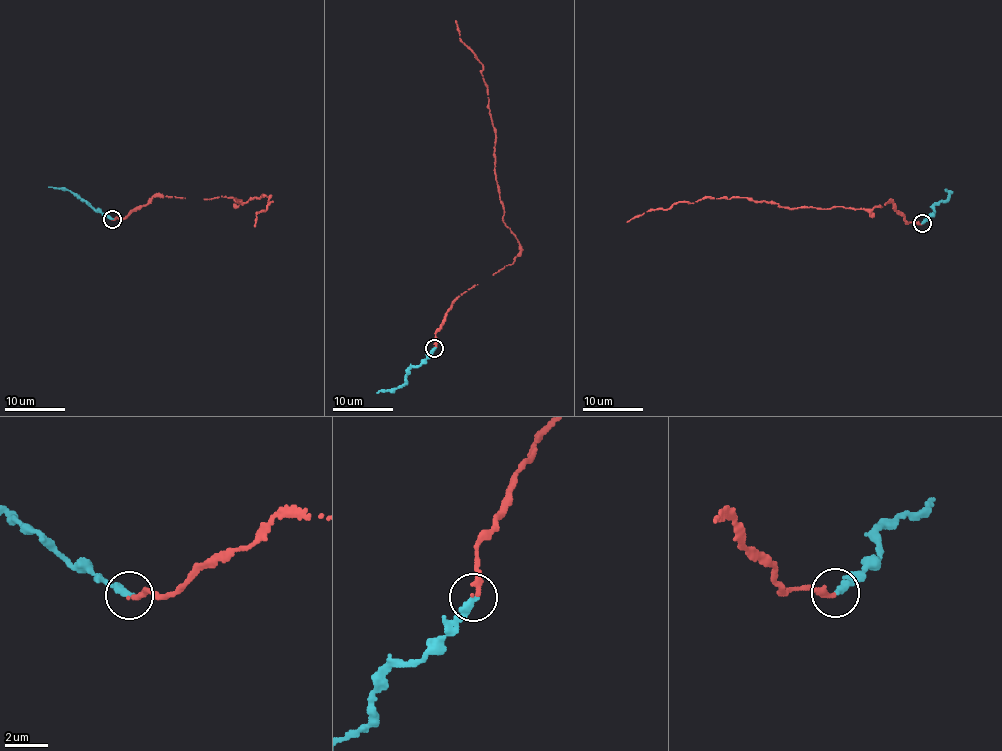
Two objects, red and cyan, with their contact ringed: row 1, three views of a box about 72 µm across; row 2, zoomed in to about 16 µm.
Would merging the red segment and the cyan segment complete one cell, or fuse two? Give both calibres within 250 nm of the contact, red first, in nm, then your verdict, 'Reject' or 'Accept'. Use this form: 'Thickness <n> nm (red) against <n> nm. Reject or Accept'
Thickness 320 nm (red) against 360 nm. Accept

